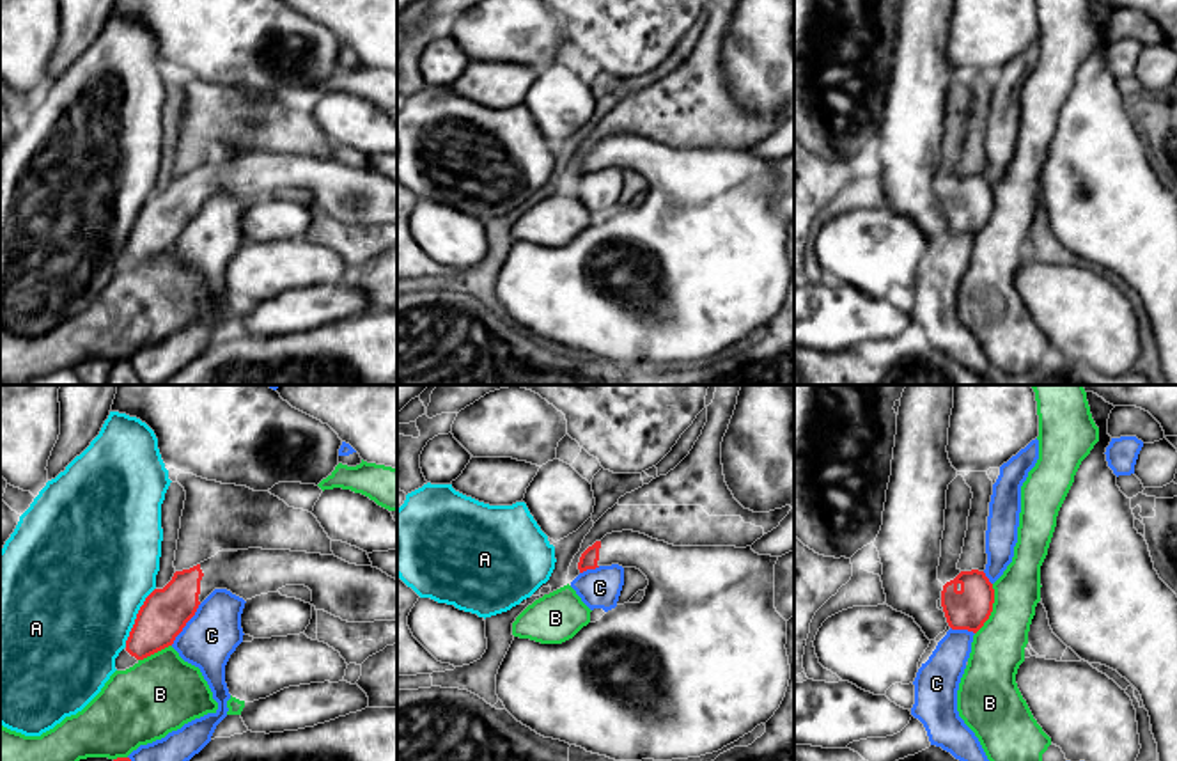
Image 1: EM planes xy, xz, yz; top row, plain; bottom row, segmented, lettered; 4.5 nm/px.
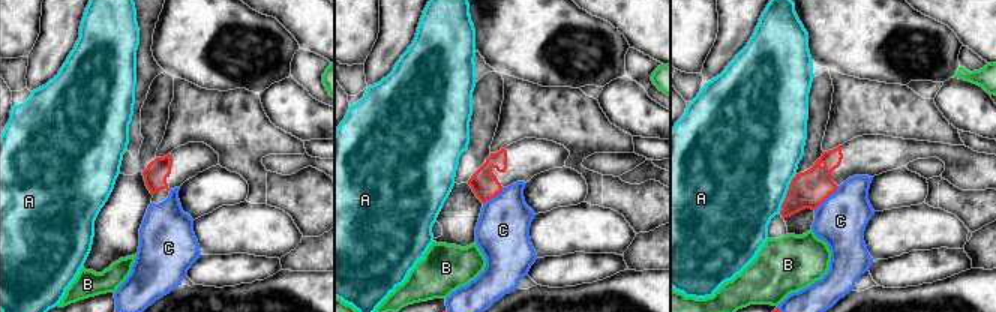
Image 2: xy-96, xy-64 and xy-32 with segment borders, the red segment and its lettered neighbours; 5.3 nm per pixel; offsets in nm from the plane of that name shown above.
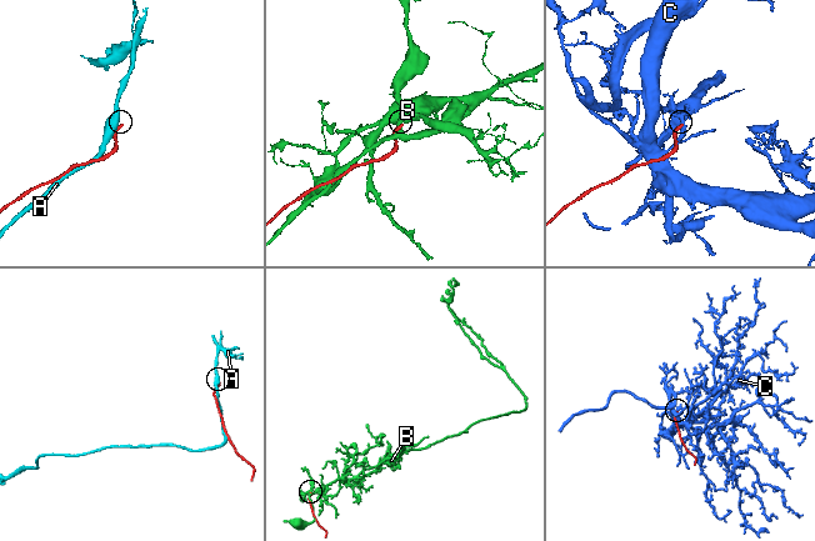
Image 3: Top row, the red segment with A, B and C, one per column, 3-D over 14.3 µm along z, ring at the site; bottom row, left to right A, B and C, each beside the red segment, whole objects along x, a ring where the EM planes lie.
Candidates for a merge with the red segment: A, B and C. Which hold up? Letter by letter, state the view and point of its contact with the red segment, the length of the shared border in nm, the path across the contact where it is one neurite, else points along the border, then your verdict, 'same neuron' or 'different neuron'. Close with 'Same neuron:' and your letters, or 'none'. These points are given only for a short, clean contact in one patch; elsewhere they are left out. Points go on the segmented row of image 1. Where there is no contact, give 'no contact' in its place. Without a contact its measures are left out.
A: meets red in xy at (137, 618); contact 300 nm long; different neuron
B: meets red in yz at (991, 609); contact 240 nm long; different neuron
C: meets red in xy at (185, 625); contact 240 nm long; different neuron
Same neuron: none

